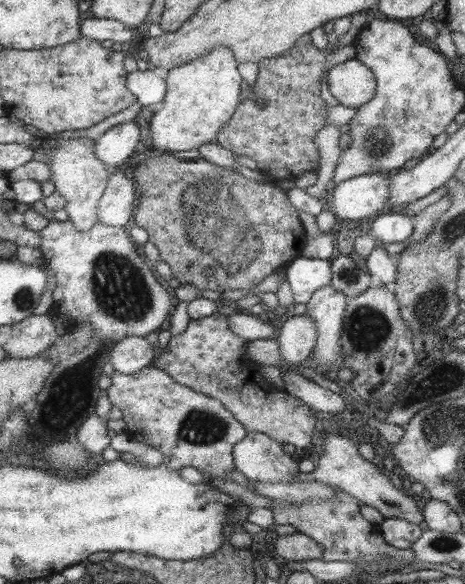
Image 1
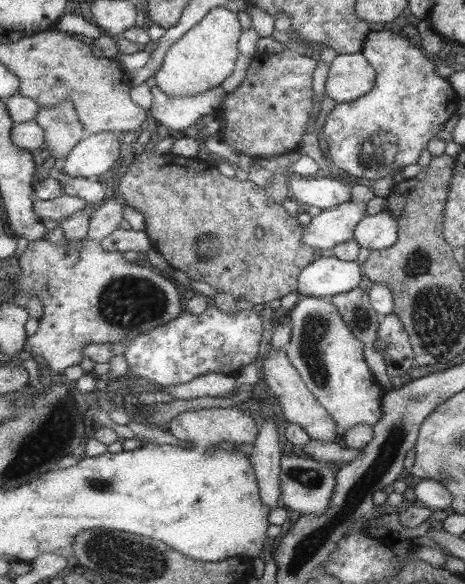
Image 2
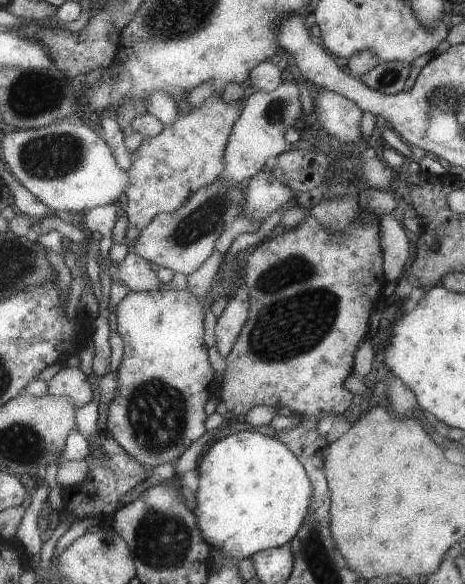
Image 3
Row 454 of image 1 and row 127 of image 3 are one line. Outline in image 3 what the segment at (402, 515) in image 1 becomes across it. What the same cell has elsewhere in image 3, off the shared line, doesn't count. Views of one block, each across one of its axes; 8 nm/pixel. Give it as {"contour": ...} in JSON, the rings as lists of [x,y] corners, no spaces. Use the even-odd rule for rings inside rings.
{"contour":[[[322,90],[313,96],[313,110],[322,130],[336,143],[350,144],[359,141],[361,109],[357,103],[343,95]]]}

